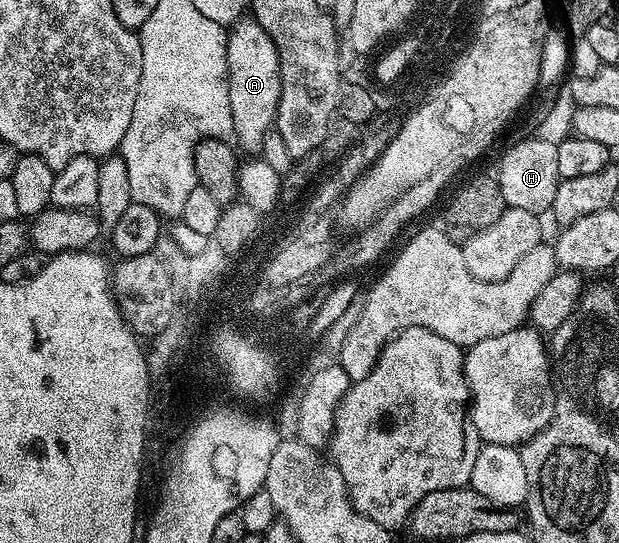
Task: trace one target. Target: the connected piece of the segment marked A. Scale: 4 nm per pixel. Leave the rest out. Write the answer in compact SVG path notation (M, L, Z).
M244 16L230 27L227 36L227 87L229 88L231 111L233 112L233 138L240 147L251 150L247 152L262 151L263 141L275 124L275 117L279 111L281 100L281 64L275 42L265 32L265 28L254 17Z

